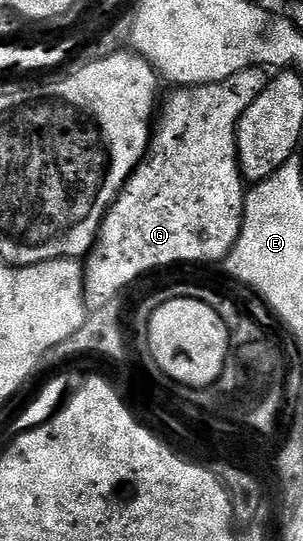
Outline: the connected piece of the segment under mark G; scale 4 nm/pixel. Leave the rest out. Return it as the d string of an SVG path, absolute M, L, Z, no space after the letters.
M255 66L246 68L242 72L232 74L232 78L228 78L224 82L175 87L173 89L174 93L167 100L165 97L161 101L160 115L157 117L156 123L152 128L150 146L146 150L146 159L138 164L136 171L130 175L128 182L115 198L114 205L106 211L106 217L102 219L102 225L98 231L94 247L90 249L88 255L85 257L86 302L91 309L97 310L111 303L115 298L118 298L118 295L129 284L136 283L145 272L154 272L157 268L168 267L169 264L206 264L209 260L222 262L230 255L231 250L234 248L234 243L242 232L242 216L246 212L246 198L248 195L247 189L245 187L242 189L244 177L242 175L242 167L238 164L238 123L244 114L244 110L248 110L248 106L252 106L252 102L256 102L256 98L266 89L268 83L268 75L266 76L266 74L268 72L265 67Z

